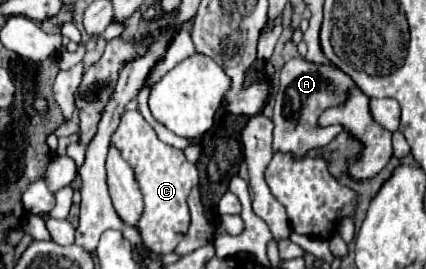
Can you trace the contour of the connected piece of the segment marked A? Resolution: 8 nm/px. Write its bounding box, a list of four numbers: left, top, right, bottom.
[273,58,355,160]

